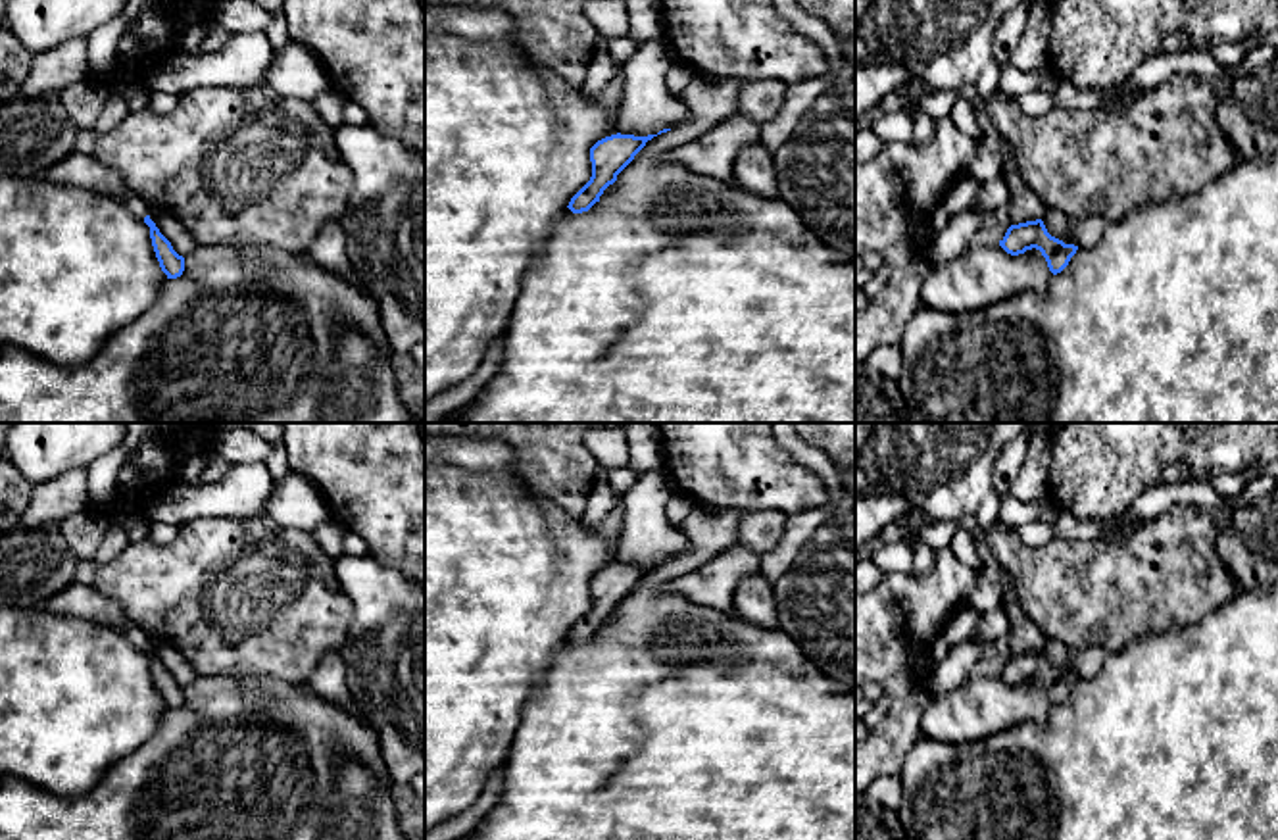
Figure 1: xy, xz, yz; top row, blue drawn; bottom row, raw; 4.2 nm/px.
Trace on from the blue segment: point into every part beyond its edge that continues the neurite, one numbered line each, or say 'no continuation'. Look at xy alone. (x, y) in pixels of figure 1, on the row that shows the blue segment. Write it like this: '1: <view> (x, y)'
no continuation

